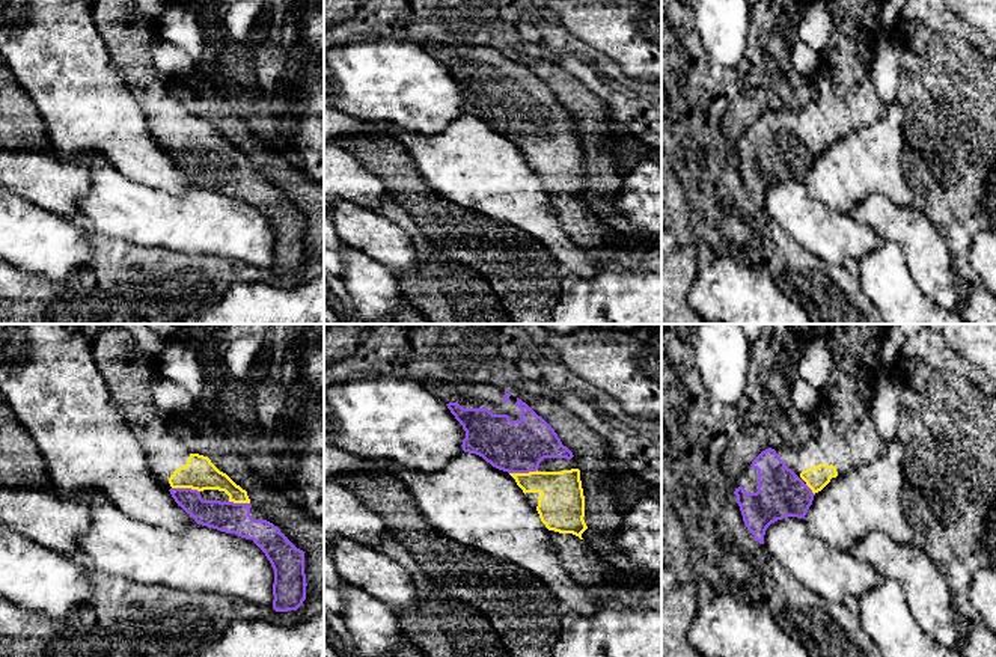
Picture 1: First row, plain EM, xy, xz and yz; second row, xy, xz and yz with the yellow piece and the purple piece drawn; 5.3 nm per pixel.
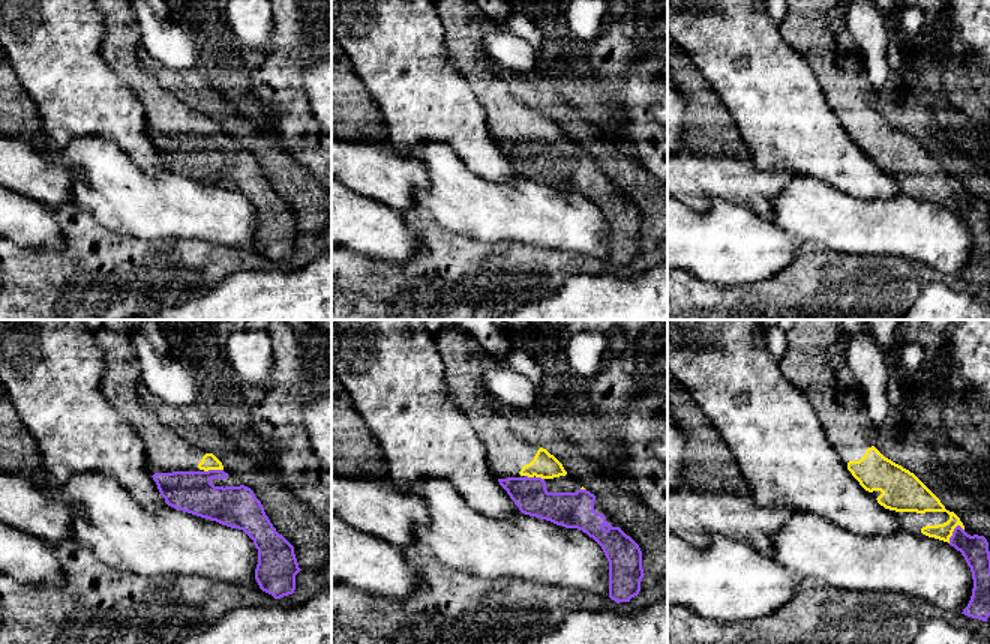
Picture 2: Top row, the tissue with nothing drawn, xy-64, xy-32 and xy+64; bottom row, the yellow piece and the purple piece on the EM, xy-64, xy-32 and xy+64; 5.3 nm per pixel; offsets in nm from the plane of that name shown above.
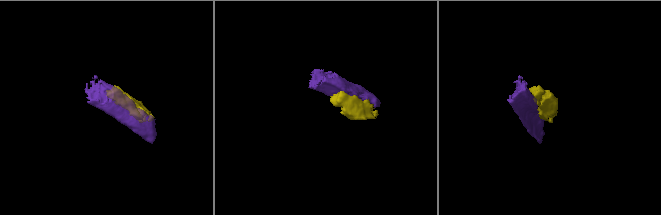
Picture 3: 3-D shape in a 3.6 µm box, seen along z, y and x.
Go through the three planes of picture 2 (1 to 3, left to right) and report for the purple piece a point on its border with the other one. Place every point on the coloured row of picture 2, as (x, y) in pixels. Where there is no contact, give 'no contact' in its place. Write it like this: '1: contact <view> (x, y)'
1: contact xy-64 (213, 469)
2: contact xy-32 (530, 476)
3: contact xy+64 (951, 533)

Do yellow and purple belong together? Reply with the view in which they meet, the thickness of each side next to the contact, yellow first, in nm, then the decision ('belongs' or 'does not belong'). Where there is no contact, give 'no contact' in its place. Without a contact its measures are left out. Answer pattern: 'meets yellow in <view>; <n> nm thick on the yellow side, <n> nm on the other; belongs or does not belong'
meets yellow in xy; 180 nm thick on the yellow side, 160 nm on the other; belongs

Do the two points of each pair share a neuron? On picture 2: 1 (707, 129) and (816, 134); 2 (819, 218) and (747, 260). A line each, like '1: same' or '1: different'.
1: different
2: different

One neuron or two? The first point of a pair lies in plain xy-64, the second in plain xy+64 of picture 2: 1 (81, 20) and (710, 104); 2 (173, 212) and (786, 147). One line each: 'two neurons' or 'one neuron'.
1: two neurons
2: two neurons

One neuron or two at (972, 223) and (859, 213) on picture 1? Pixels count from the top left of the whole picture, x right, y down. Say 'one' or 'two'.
two

